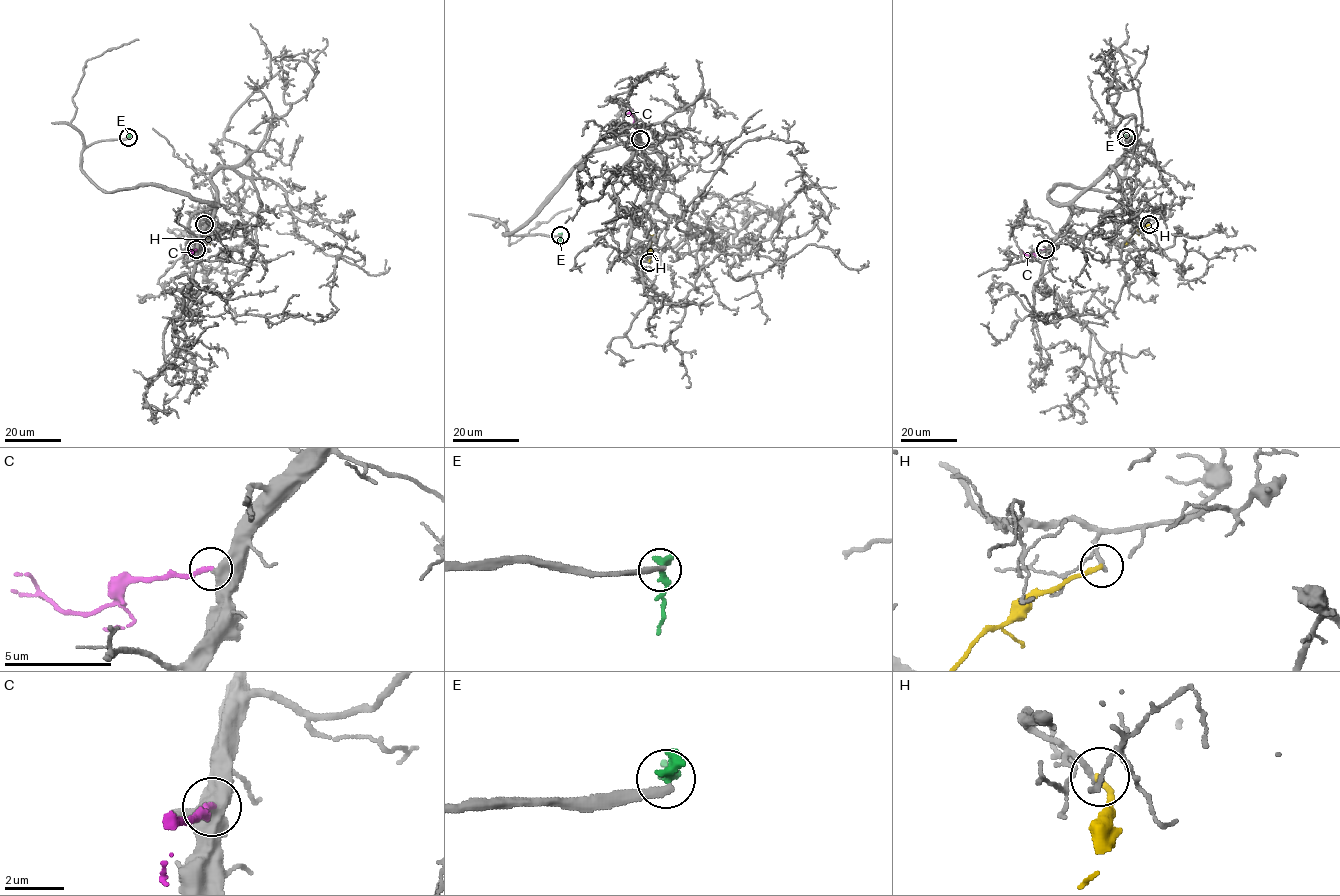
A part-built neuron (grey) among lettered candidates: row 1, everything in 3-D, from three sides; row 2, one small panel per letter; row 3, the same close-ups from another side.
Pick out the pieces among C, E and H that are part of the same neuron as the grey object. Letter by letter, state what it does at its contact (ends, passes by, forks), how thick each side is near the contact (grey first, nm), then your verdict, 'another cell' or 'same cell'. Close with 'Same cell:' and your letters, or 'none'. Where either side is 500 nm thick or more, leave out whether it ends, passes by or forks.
C: calibres 650 and 220 nm; another cell
E: it ends; calibres 280 and 440 nm; another cell
H: it ends; calibres 220 and 220 nm; another cell
Same cell: none

